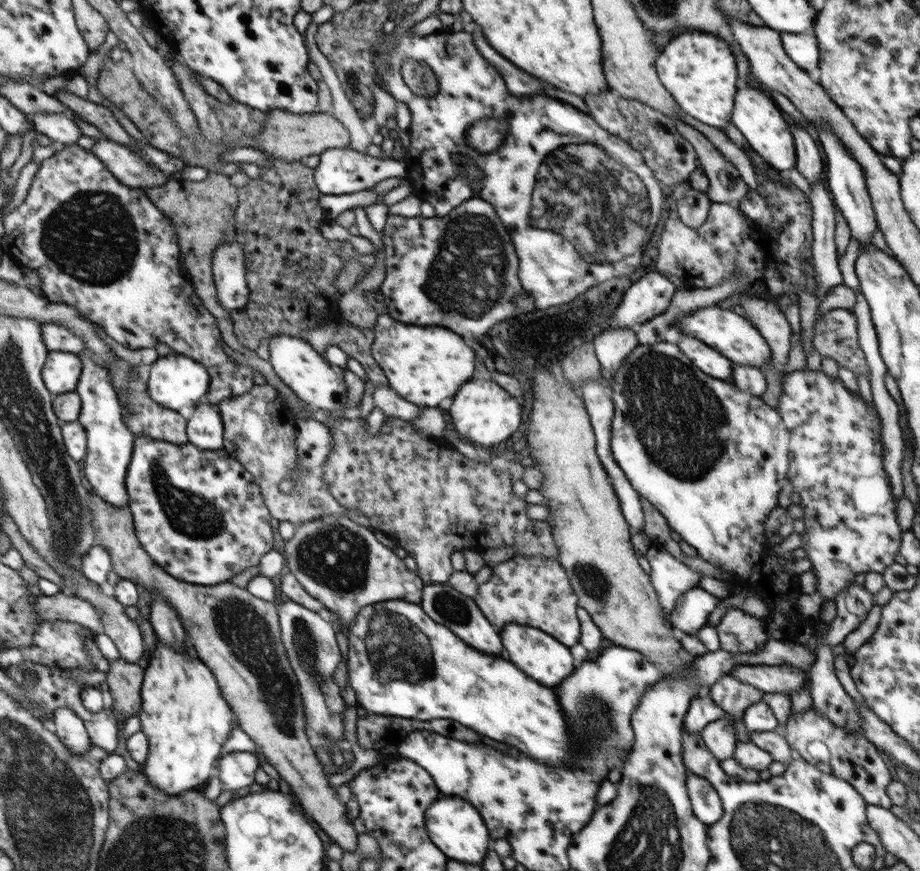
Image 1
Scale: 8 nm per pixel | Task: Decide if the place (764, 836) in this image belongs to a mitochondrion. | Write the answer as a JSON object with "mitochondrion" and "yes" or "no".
{"mitochondrion":"yes"}

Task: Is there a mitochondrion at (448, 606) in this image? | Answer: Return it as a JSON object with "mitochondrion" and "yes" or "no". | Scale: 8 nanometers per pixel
{"mitochondrion":"yes"}

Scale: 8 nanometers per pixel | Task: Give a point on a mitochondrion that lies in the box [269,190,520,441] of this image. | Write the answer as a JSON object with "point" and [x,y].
{"point":[466,258]}

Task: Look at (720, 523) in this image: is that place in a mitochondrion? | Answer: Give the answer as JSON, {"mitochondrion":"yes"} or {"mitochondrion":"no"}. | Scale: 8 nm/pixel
{"mitochondrion":"no"}

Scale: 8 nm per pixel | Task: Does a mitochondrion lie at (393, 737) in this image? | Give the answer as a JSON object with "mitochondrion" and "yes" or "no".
{"mitochondrion":"no"}

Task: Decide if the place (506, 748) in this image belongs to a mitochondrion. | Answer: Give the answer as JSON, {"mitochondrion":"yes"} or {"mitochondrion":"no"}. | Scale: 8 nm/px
{"mitochondrion":"no"}

